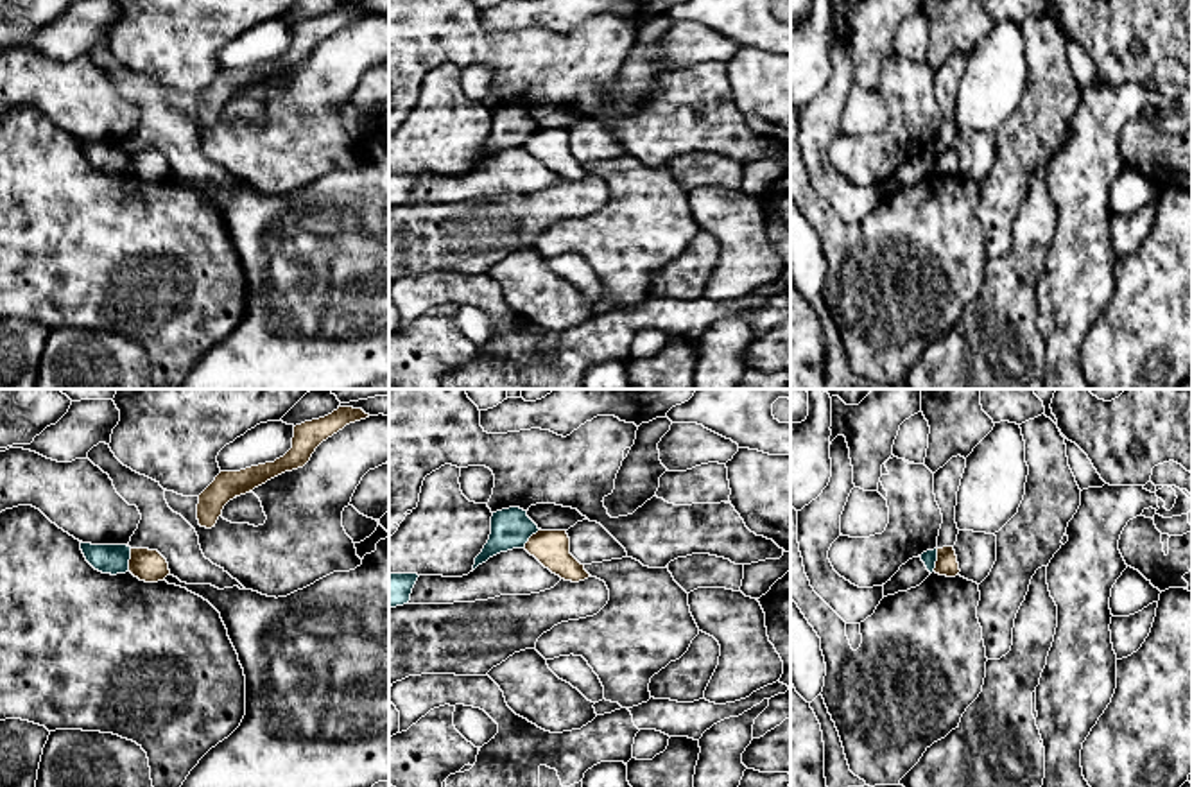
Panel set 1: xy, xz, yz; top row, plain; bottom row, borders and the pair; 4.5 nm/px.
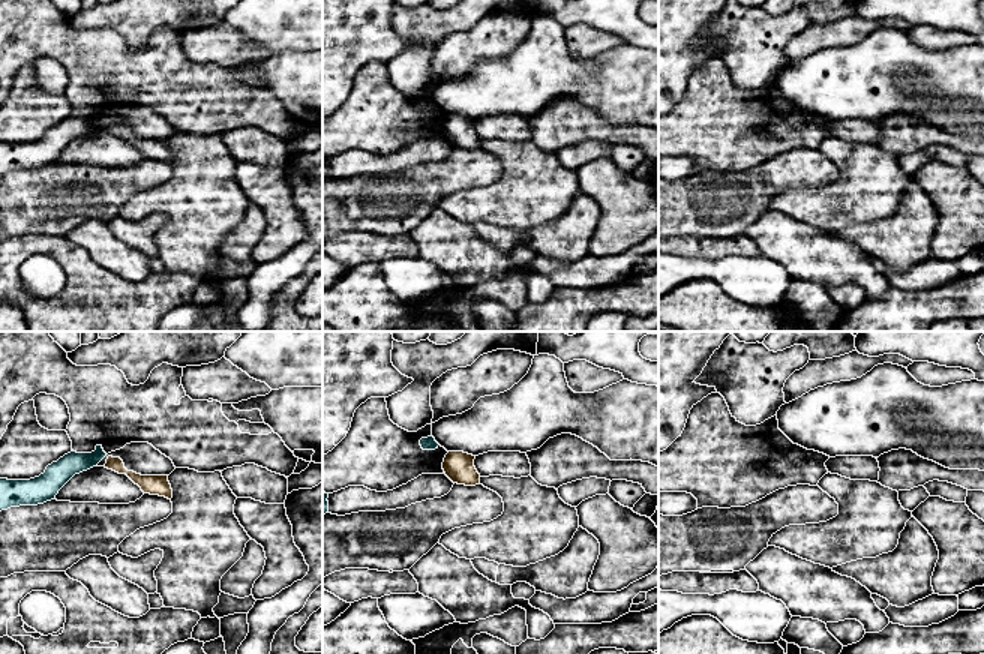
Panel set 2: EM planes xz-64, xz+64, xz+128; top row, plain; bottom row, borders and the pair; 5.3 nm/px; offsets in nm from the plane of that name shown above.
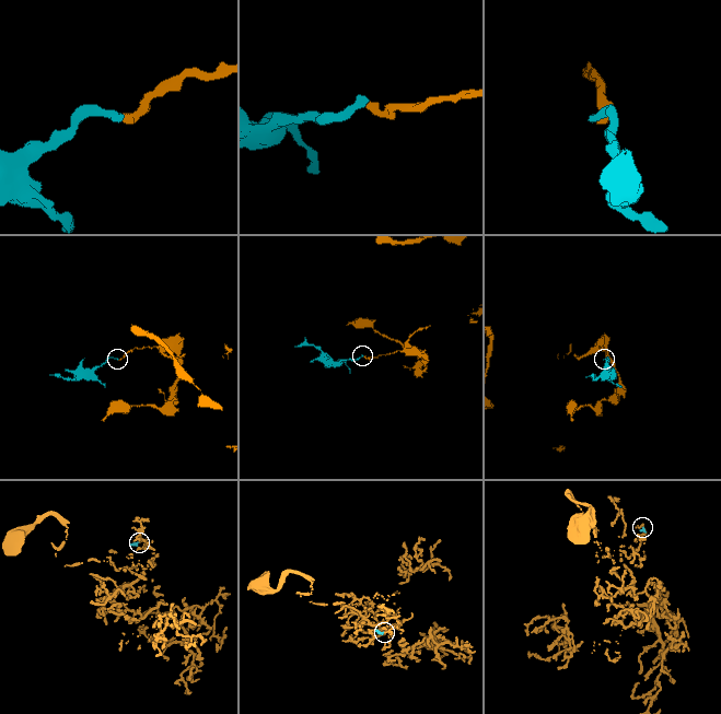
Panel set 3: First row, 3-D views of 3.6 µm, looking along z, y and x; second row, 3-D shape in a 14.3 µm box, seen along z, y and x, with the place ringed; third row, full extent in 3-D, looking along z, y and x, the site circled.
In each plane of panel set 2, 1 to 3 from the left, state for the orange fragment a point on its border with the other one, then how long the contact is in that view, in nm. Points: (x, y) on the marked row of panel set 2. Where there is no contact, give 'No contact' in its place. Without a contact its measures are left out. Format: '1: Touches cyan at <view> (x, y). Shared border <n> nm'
1: No contact
2: No contact
3: No contact

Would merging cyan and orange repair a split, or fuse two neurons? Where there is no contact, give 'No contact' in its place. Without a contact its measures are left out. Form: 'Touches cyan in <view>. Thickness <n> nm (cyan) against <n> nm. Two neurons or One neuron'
Touches cyan in xy. Thickness 130 nm (cyan) against 140 nm. Two neurons

